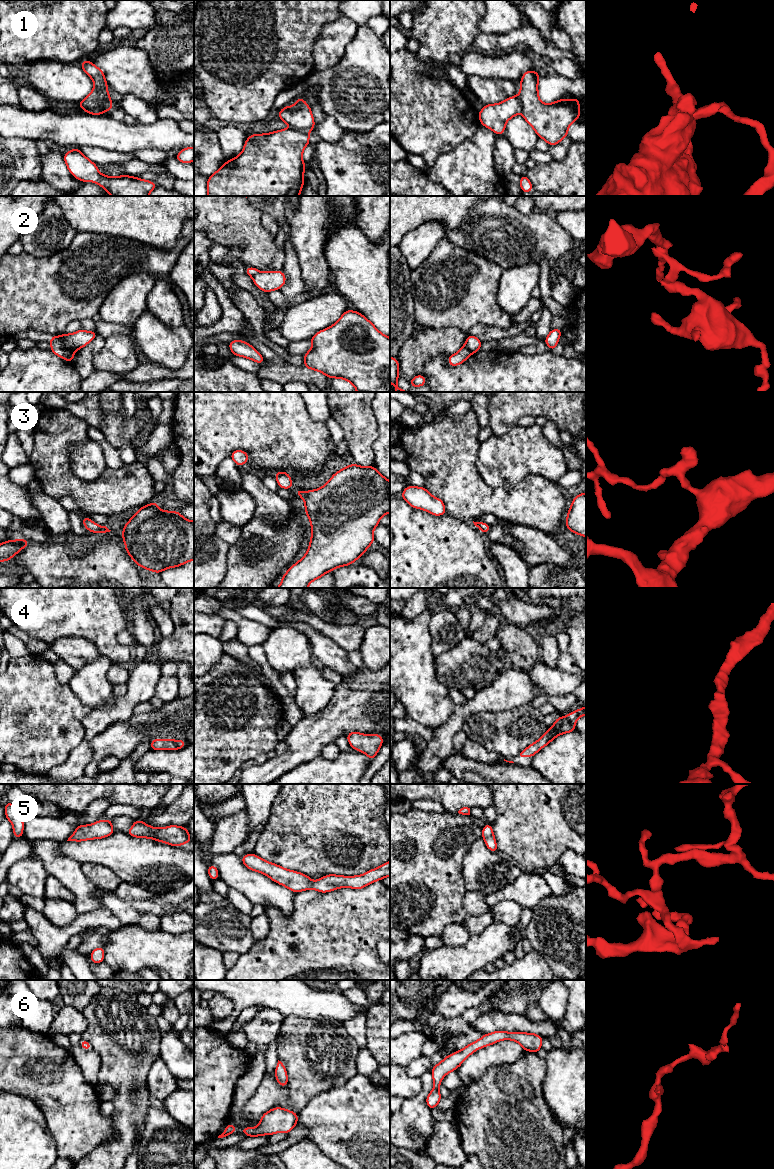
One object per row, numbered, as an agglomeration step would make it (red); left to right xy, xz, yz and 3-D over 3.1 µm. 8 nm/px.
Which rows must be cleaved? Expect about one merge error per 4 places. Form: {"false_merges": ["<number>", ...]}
{"false_merges": ["1", "2"]}

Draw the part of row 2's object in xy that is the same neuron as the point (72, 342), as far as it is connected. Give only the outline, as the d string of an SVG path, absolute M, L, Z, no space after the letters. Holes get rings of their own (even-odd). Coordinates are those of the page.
M80 329L73 334L62 334L59 336L61 345L64 349L67 349L74 353L76 350L80 350L86 346L98 335L97 331L87 332L84 329Z

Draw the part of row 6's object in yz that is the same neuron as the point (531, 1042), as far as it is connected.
M494 1031L490 1034L484 1034L479 1040L470 1043L462 1050L446 1056L439 1064L431 1069L434 1088L426 1098L428 1108L432 1110L439 1104L442 1098L439 1093L439 1087L445 1075L457 1070L465 1059L476 1050L495 1044L500 1040L514 1040L521 1045L524 1051L537 1053L542 1048L543 1038L534 1033Z

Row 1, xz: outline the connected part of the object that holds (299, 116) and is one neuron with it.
M298 97L292 107L286 105L279 110L278 118L290 124L295 130L309 132L315 128L311 108L302 97Z

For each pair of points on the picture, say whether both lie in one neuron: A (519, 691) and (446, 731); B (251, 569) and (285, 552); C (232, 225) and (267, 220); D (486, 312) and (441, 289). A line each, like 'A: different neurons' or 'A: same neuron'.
A: same neuron
B: same neuron
C: different neurons
D: same neuron

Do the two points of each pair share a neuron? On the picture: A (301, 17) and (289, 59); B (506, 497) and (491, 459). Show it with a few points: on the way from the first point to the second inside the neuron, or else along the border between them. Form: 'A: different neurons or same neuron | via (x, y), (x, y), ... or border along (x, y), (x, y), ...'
A: same neuron | via (291, 27), (289, 29), (289, 49)
B: different neurons | border along (481, 476), (492, 486), (512, 486), (524, 478)

